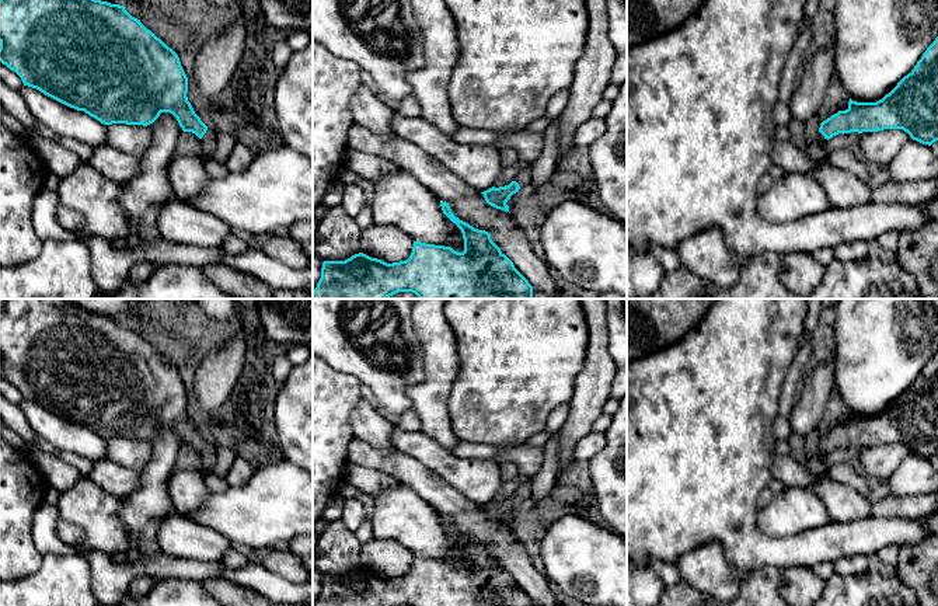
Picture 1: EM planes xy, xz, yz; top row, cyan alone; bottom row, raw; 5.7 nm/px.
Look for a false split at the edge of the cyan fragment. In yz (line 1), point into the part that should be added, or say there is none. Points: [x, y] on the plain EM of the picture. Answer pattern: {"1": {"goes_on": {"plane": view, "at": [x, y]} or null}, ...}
{"1": {"goes_on": {"plane": "yz", "at": [815, 465]}}}

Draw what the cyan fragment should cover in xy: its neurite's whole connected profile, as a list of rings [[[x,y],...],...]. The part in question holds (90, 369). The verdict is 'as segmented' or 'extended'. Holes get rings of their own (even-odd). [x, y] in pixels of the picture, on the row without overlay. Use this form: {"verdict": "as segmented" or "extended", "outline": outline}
{"verdict": "extended", "outline": [[[6,299],[0,311],[0,376],[15,386],[24,400],[77,425],[84,425],[104,439],[153,438],[161,426],[172,428],[184,446],[200,453],[200,471],[215,464],[217,446],[208,442],[188,415],[188,391],[178,369],[132,331],[123,320],[95,314],[64,299]]]}

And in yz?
{"verdict": "extended", "outline": [[[938,351],[923,368],[914,383],[882,414],[857,417],[850,412],[845,425],[838,425],[823,435],[819,442],[819,456],[808,459],[806,470],[812,474],[826,471],[827,456],[838,447],[878,446],[883,443],[903,443],[913,454],[928,460],[938,454]]]}

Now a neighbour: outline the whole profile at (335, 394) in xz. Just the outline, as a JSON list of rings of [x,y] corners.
[[[313,354],[313,606],[321,592],[324,577],[314,565],[318,539],[314,525],[322,518],[328,501],[337,495],[338,483],[349,464],[348,445],[355,438],[351,417],[360,398],[360,383],[356,377],[332,369]]]

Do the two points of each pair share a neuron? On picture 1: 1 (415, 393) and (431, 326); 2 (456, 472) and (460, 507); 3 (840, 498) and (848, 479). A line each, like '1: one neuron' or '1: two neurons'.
1: one neuron
2: two neurons
3: two neurons

